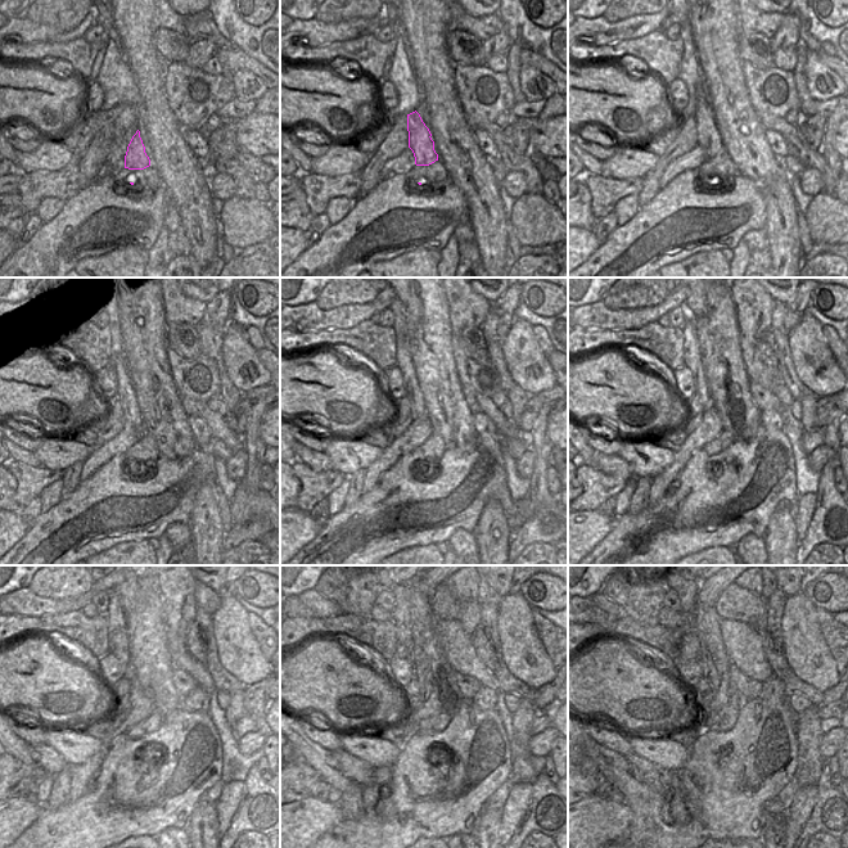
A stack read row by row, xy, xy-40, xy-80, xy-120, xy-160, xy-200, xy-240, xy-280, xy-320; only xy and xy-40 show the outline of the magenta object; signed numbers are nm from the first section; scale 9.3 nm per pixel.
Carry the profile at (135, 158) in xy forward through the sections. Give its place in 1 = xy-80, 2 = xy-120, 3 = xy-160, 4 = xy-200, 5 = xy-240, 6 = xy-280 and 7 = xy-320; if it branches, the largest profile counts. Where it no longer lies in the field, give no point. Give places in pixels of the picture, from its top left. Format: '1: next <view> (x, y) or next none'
1: next xy-80 (708, 138)
2: next xy-120 (134, 425)
3: next xy-160 (405, 362)
4: next xy-200 (693, 357)
5: next xy-240 (116, 621)
6: next xy-280 (400, 616)
7: next xy-320 (686, 591)

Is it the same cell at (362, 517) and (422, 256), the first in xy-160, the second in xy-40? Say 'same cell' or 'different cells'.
different cells

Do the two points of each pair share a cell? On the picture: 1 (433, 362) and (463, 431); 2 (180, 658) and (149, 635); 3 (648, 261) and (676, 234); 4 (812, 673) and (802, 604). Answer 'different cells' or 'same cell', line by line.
1: same cell
2: different cells
3: same cell
4: same cell

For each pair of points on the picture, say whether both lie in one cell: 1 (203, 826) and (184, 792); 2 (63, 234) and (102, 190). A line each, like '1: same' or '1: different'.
1: different
2: same

